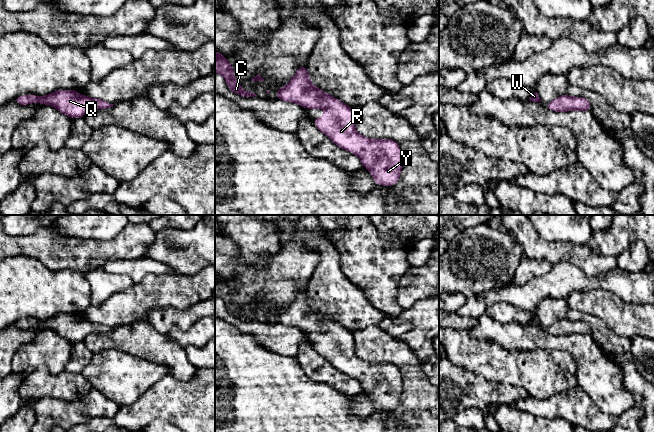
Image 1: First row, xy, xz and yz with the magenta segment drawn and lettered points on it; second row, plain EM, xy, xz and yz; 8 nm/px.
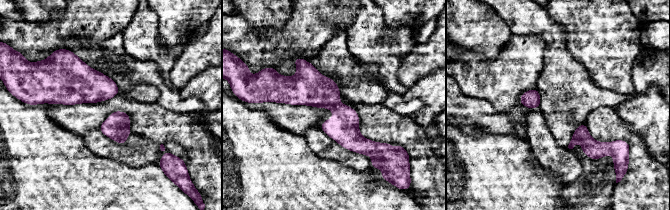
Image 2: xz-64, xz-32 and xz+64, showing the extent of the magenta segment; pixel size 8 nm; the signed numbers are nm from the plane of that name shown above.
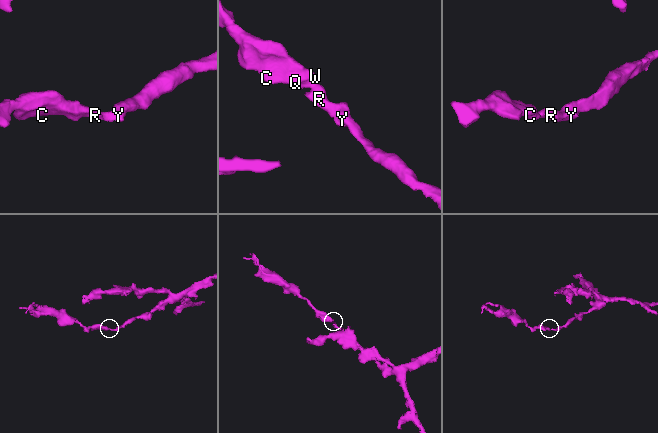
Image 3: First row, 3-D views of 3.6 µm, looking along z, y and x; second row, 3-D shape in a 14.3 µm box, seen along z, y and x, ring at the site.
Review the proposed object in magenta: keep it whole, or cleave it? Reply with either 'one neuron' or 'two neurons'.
one neuron

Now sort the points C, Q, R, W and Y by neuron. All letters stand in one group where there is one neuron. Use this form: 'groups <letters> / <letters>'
groups C Q R W Y

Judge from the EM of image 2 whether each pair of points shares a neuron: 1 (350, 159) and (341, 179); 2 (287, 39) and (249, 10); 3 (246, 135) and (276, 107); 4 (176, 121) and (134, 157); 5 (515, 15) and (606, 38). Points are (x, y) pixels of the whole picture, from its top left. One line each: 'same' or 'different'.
1: different
2: different
3: different
4: different
5: different

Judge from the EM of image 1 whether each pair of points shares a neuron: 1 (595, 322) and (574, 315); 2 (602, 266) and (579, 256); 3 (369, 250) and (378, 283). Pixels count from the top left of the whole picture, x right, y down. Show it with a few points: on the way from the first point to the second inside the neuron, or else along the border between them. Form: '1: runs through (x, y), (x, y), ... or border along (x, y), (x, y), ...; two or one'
1: runs through (590, 319), (579, 316); one
2: runs through (596, 264), (591, 264), (585, 259); one
3: runs through (369, 258), (375, 266), (378, 275); one

